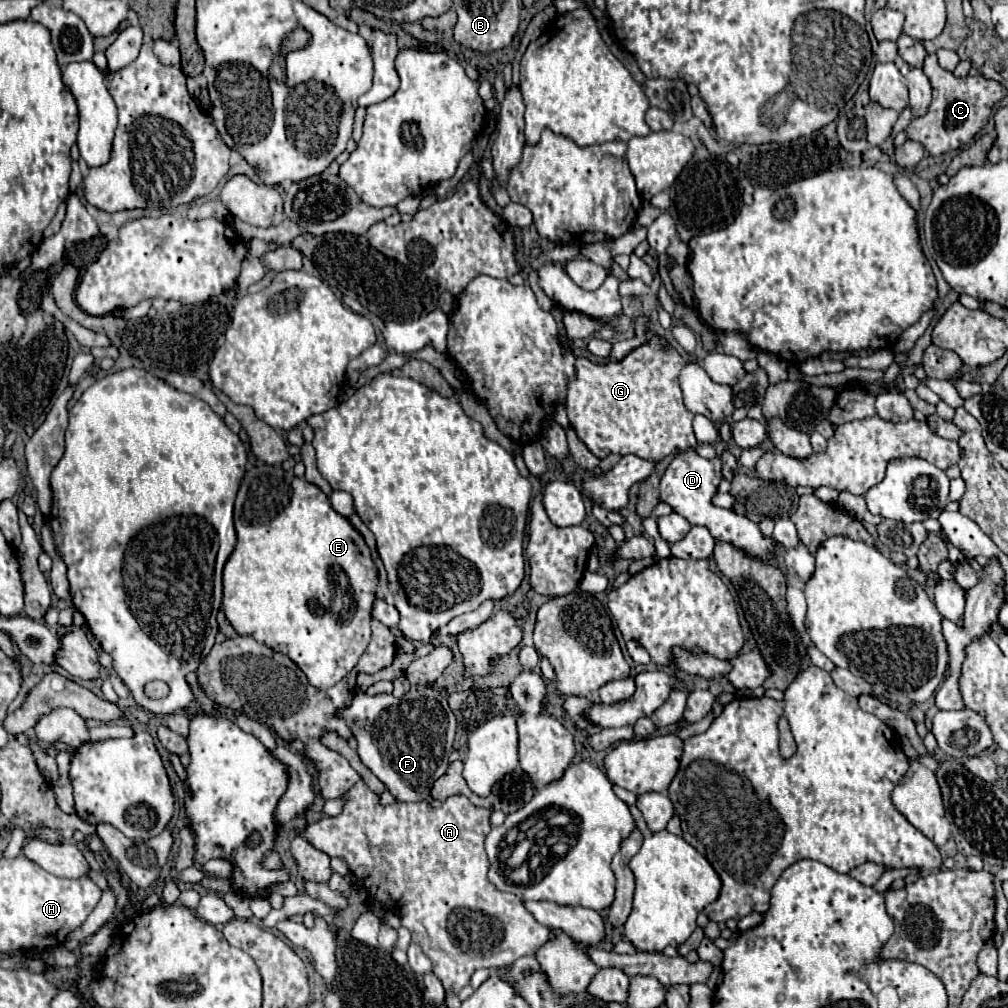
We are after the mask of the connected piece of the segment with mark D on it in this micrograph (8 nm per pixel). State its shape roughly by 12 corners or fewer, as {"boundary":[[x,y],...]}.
{"boundary":[[695,449],[673,457],[661,501],[757,561],[773,561],[773,537],[713,507],[721,461]]}

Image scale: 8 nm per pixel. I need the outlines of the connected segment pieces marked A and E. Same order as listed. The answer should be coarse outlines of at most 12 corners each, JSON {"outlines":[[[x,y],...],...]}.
{"outlines":[[[381,805],[303,839],[399,907],[445,991],[555,939],[489,883],[489,809]],[[245,473],[223,613],[333,687],[377,567],[317,485]]]}

